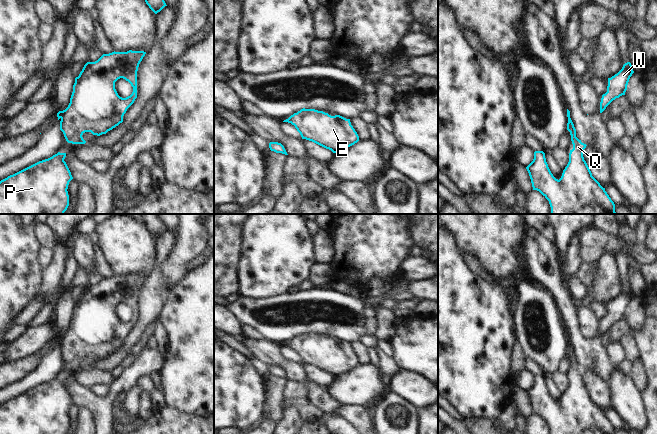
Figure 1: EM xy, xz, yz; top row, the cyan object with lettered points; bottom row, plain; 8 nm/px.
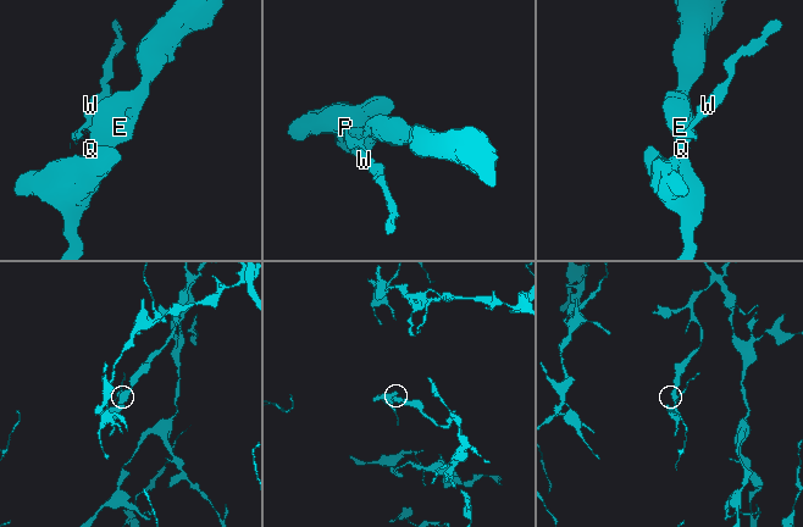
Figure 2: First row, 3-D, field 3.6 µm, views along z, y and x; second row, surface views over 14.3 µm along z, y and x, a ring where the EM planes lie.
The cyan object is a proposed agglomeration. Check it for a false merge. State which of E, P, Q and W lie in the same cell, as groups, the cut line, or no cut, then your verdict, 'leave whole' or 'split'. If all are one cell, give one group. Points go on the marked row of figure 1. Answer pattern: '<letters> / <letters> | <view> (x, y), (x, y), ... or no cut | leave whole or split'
E P Q / W | xy (62, 111), (60, 117) | split

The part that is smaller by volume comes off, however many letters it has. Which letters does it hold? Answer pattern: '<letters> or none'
W

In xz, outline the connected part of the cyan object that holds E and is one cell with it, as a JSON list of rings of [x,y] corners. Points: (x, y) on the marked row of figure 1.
[[[301,109],[285,120],[295,126],[302,139],[312,141],[333,153],[342,151],[359,141],[350,119],[331,116],[315,109]]]

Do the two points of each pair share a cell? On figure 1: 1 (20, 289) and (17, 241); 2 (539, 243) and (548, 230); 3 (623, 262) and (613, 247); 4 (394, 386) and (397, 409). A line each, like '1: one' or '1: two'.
1: one
2: two
3: two
4: two

